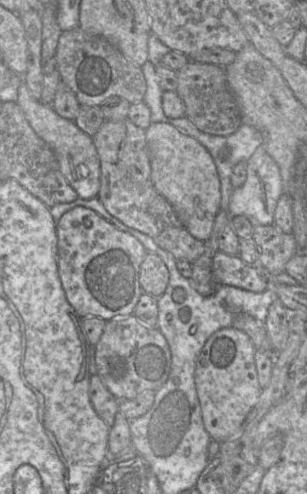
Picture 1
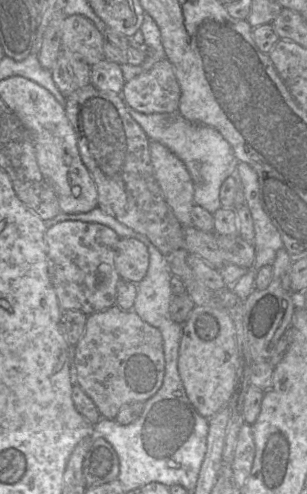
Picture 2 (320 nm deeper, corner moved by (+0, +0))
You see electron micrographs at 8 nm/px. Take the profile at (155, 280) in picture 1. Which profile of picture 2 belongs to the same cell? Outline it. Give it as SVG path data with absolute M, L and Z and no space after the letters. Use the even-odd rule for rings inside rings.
M121 238L117 245L115 267L121 279L138 284L149 267L148 248L135 238Z

